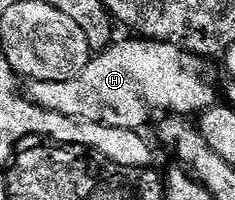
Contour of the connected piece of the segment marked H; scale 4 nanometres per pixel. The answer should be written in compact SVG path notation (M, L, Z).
M130 38L124 43L112 42L69 81L28 82L25 87L27 98L53 113L65 113L65 117L130 131L143 129L151 119L151 111L191 117L216 106L215 91L203 80L199 72L200 60L196 56L172 43Z

